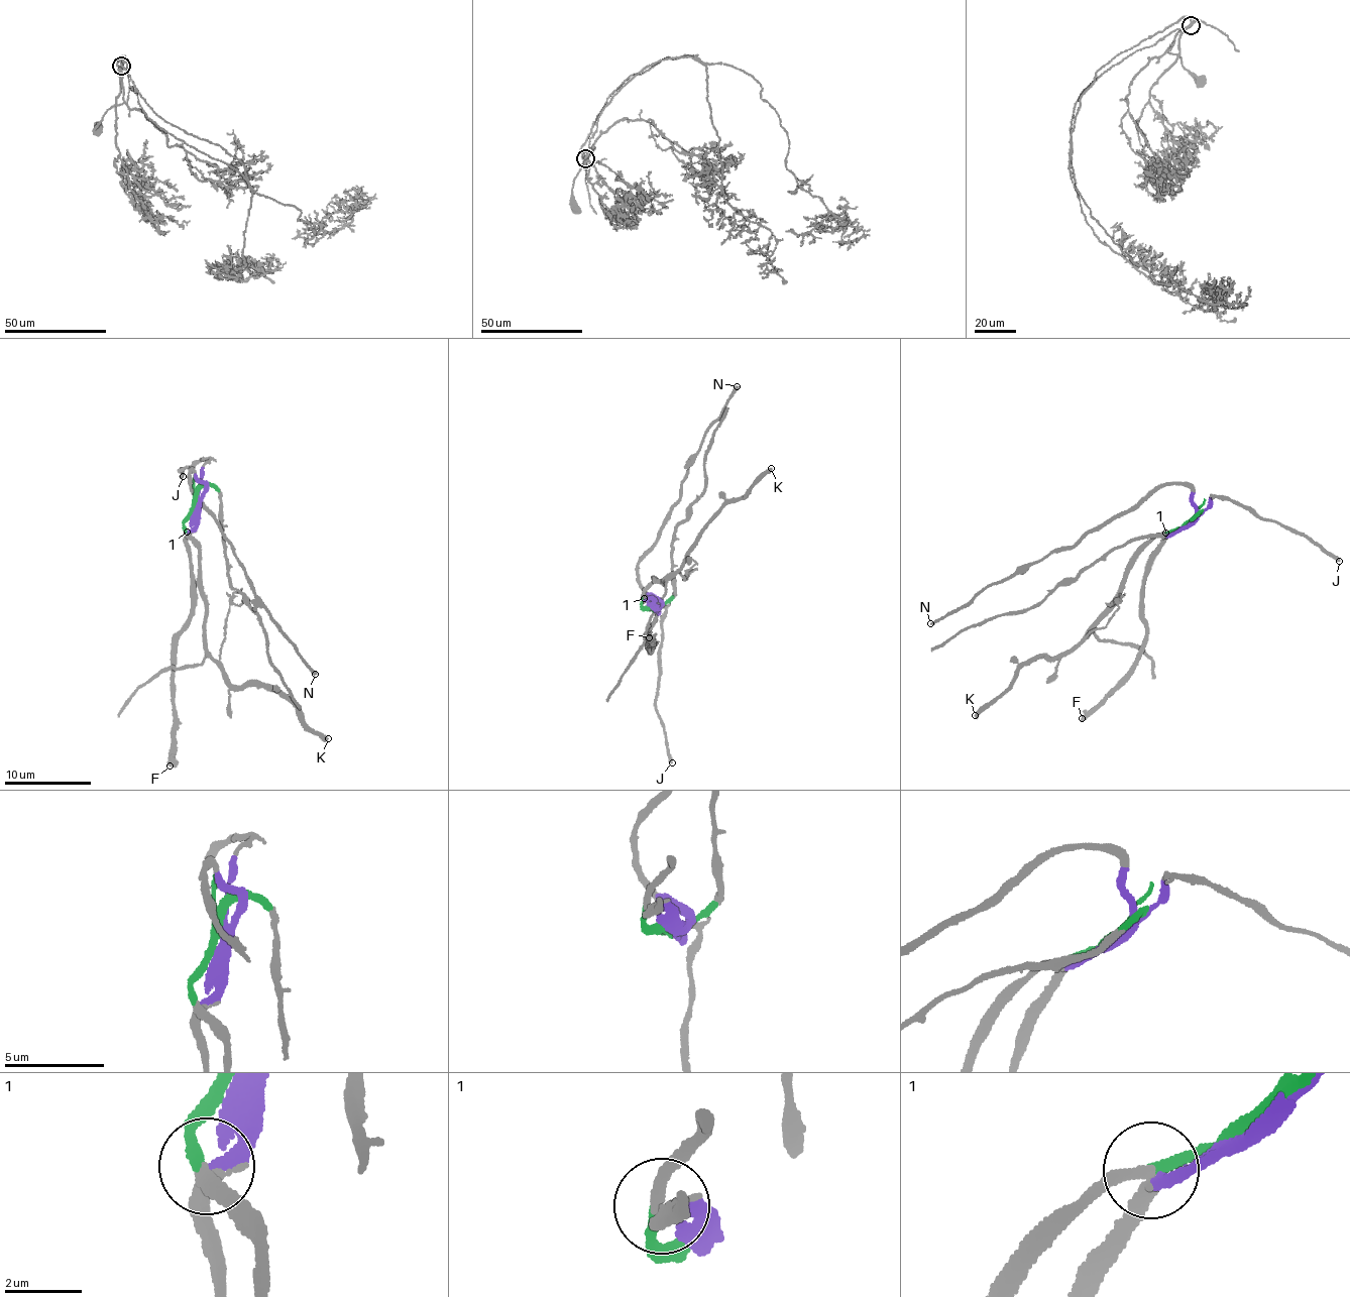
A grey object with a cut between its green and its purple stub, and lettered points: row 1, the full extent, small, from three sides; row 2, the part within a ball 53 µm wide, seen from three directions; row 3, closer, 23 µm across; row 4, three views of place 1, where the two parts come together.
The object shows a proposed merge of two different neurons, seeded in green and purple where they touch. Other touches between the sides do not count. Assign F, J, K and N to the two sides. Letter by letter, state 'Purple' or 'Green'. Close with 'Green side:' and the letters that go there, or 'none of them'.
F: Purple
J: Purple
K: Green
N: Purple
Green side: K

